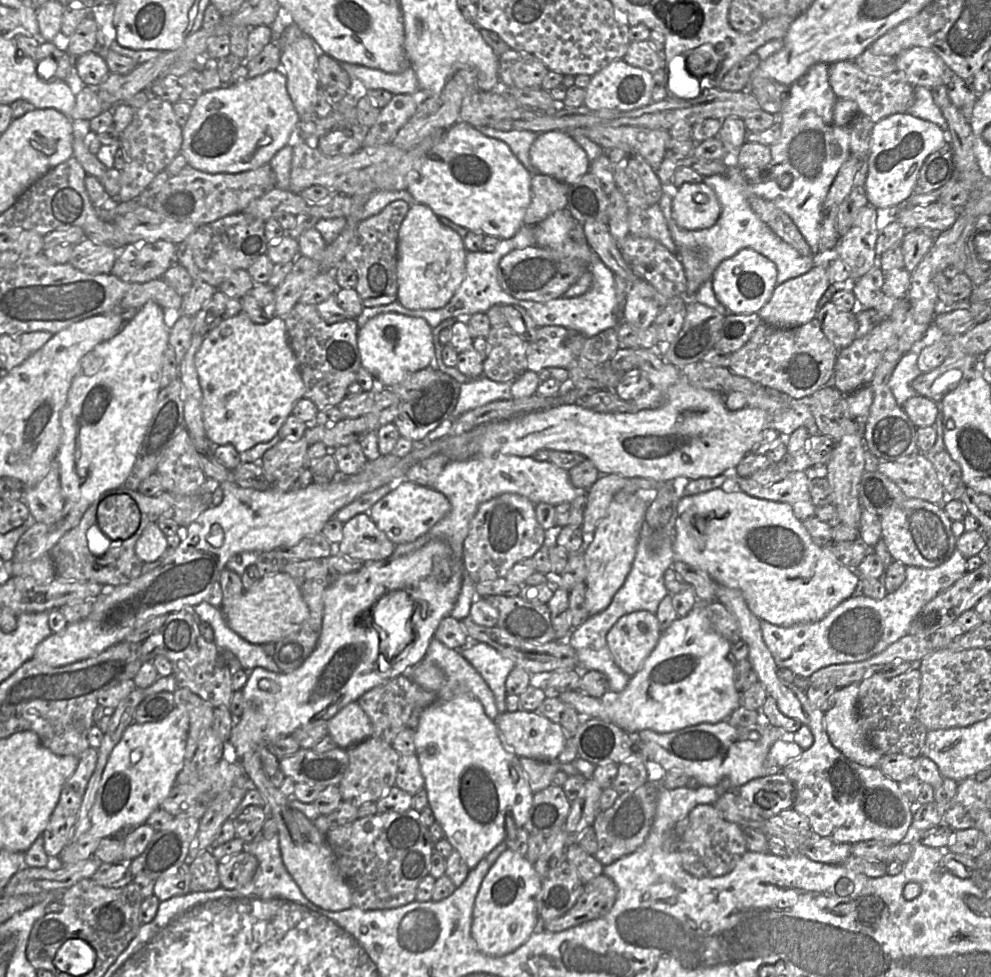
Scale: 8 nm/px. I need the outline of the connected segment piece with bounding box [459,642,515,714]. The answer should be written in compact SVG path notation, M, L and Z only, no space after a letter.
M476 643L459 650L461 655L477 670L494 694L499 714L507 711L505 682L515 668L512 660L502 656L497 650L485 643Z

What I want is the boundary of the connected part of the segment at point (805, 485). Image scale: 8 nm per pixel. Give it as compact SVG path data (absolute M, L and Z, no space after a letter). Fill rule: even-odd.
M802 470L790 472L771 486L758 485L750 478L738 477L737 482L739 490L751 497L789 503L800 521L815 516L816 506L810 495L809 479Z

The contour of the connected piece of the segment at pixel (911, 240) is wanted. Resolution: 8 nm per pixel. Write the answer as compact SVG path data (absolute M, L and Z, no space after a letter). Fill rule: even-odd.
M914 230L906 231L901 242L904 258L904 269L913 272L934 244L939 231Z

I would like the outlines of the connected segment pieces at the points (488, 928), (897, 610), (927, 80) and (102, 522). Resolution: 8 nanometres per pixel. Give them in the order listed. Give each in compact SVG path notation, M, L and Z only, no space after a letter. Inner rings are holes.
M508 848L503 851L484 877L475 898L471 937L478 949L489 956L505 956L524 946L532 935L540 933L543 921L540 918L542 879L534 864L518 852Z
M955 549L950 559L938 567L906 566L903 584L883 599L855 594L822 620L791 627L761 621L762 636L777 667L787 668L804 678L830 665L865 661L908 635L912 621L923 607L966 573L967 559Z
M913 47L895 58L896 72L904 73L914 87L922 86L931 91L936 86L946 86L955 75L936 53L927 48Z
M109 493L97 506L96 525L112 542L123 541L139 528L141 512L127 495Z

